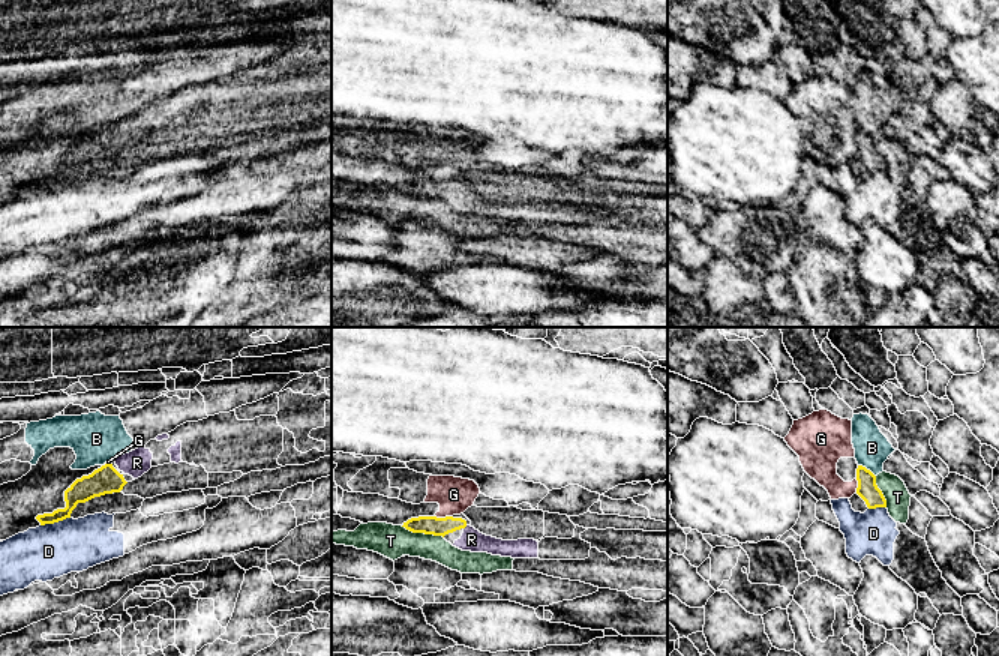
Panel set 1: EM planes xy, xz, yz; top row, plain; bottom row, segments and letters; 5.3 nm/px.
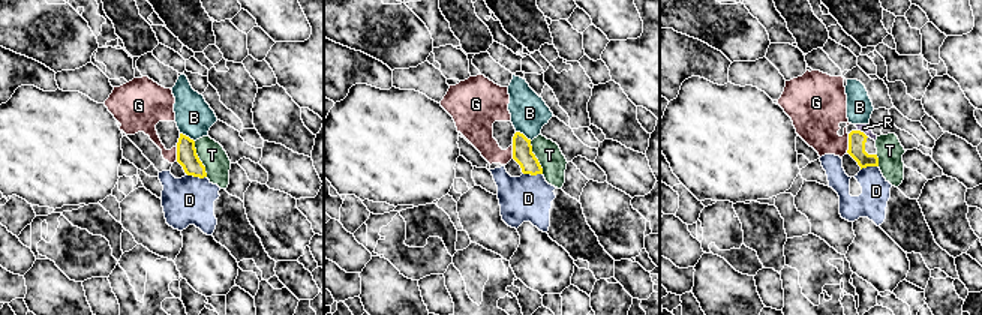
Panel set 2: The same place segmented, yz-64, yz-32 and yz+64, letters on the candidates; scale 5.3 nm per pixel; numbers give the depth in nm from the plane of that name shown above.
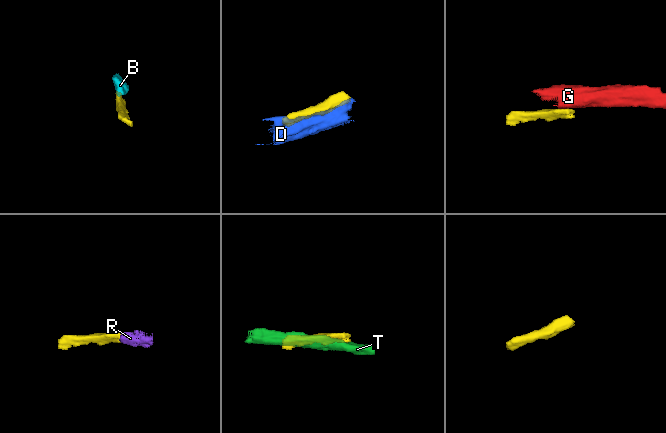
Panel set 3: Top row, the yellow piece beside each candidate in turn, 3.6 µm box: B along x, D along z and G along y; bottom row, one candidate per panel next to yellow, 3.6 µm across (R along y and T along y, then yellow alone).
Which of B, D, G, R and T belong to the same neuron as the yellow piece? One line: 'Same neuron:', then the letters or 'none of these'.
Same neuron: R

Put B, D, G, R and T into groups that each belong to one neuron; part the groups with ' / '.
B / D / G / R / T

